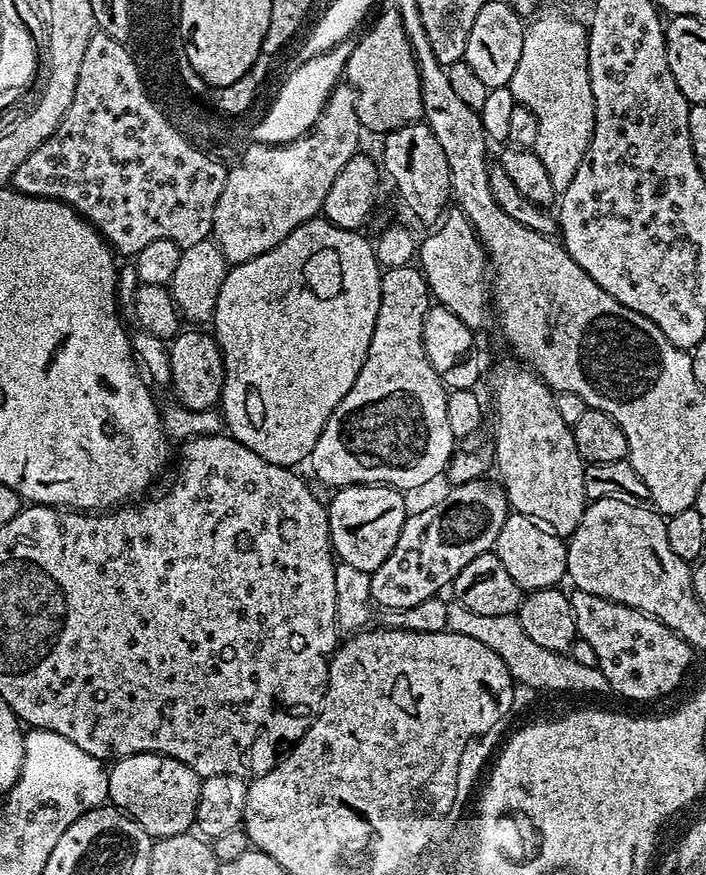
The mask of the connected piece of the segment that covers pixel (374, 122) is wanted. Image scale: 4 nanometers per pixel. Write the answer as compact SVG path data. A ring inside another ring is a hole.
M391 11L382 13L373 22L368 36L362 37L360 41L357 39L353 43L352 53L348 59L346 80L356 92L358 122L365 133L380 132L379 134L387 134L399 128L405 128L407 124L417 123L424 114L418 56L417 53L412 53L414 44L410 39L409 29L407 27L404 29L404 20L400 17L403 15L399 11Z

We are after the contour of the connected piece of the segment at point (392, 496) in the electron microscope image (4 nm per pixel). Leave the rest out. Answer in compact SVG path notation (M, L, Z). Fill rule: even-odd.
M352 484L333 496L336 497L326 504L333 553L357 570L374 573L386 558L390 558L402 533L403 522L410 513L410 508L404 505L405 493L386 484ZM351 532L352 541L348 541Z

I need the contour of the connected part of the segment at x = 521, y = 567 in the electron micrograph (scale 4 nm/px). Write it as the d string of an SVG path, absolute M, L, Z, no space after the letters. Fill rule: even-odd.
M509 511L506 522L502 522L502 530L498 530L494 551L498 558L502 558L502 566L506 566L510 578L514 578L521 590L528 592L557 587L568 570L567 543L551 528L536 523L520 512Z

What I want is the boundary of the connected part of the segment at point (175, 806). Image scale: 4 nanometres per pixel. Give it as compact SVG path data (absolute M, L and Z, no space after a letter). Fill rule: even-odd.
M143 752L133 756L122 756L111 765L108 773L108 800L120 811L131 816L142 826L142 830L153 838L177 836L189 831L195 825L198 810L201 776L190 766L169 756L159 756L157 752Z

